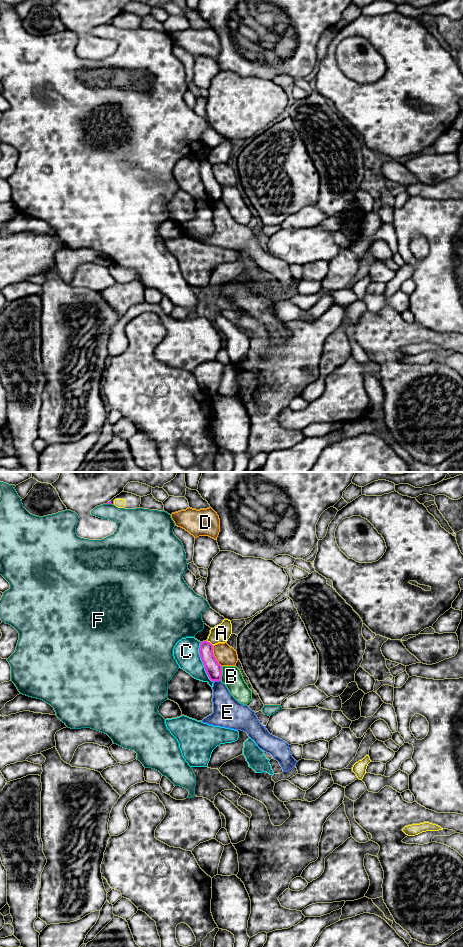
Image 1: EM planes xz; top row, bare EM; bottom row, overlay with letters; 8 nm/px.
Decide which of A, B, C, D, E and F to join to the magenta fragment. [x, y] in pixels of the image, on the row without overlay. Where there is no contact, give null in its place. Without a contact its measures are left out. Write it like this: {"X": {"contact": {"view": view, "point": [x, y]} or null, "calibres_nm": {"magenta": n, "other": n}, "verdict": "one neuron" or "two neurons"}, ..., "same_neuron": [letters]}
{"A": {"contact": {"view": "xz", "point": [210, 163]}, "calibres_nm": {"magenta": 130, "other": 150}, "verdict": "two neurons"}, "B": {"contact": {"view": "xz", "point": [221, 193]}, "calibres_nm": {"magenta": 130, "other": 160}, "verdict": "two neurons"}, "C": {"contact": {"view": "xz", "point": [202, 181]}, "calibres_nm": {"magenta": 130, "other": 200}, "verdict": "two neurons"}, "D": {"contact": {"view": "xz", "point": [214, 176]}, "calibres_nm": {"magenta": 130, "other": 160}, "verdict": "two neurons"}, "E": {"contact": {"view": "xz", "point": [217, 200]}, "calibres_nm": {"magenta": 130, "other": 220}, "verdict": "two neurons"}, "F": {"contact": {"view": "xz", "point": [109, 23]}, "calibres_nm": {"magenta": 20, "other": 260}, "verdict": "two neurons"}, "same_neuron": []}

